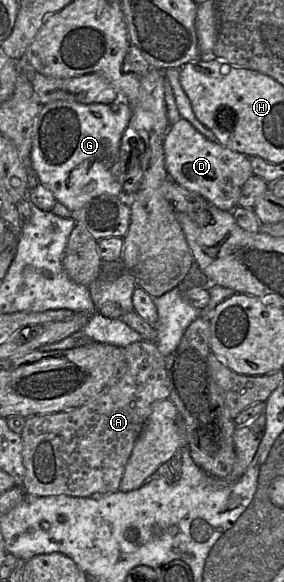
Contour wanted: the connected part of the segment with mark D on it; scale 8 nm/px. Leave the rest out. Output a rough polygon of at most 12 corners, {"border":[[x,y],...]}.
{"border":[[183,118],[168,129],[168,176],[223,211],[254,175],[248,156]]}

